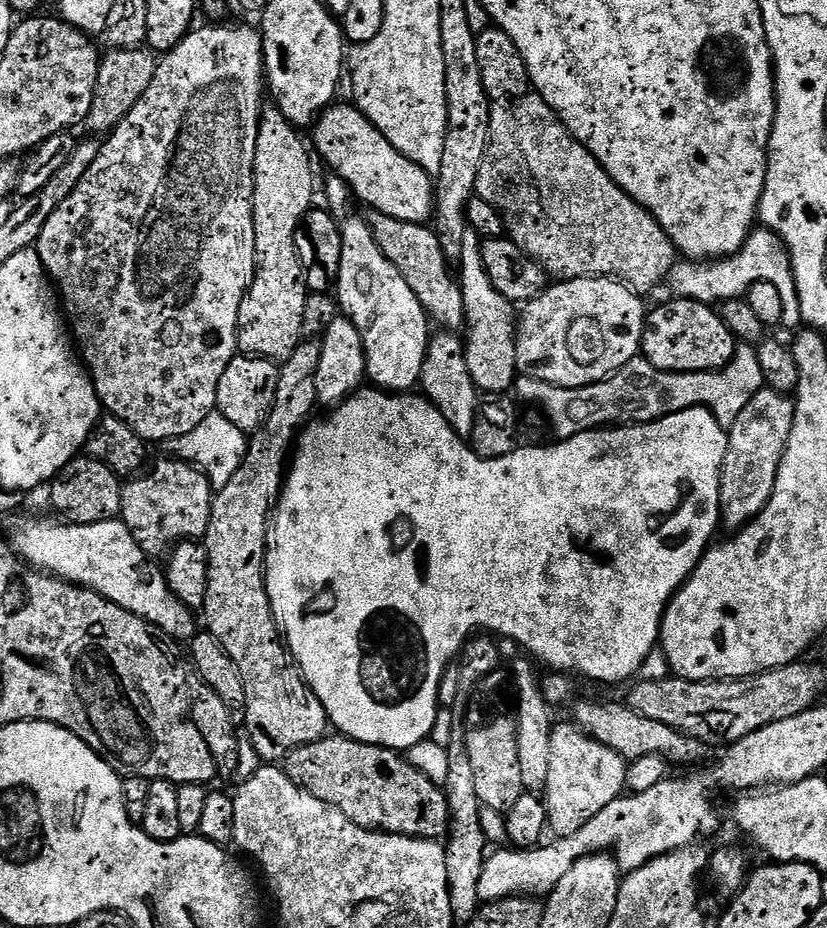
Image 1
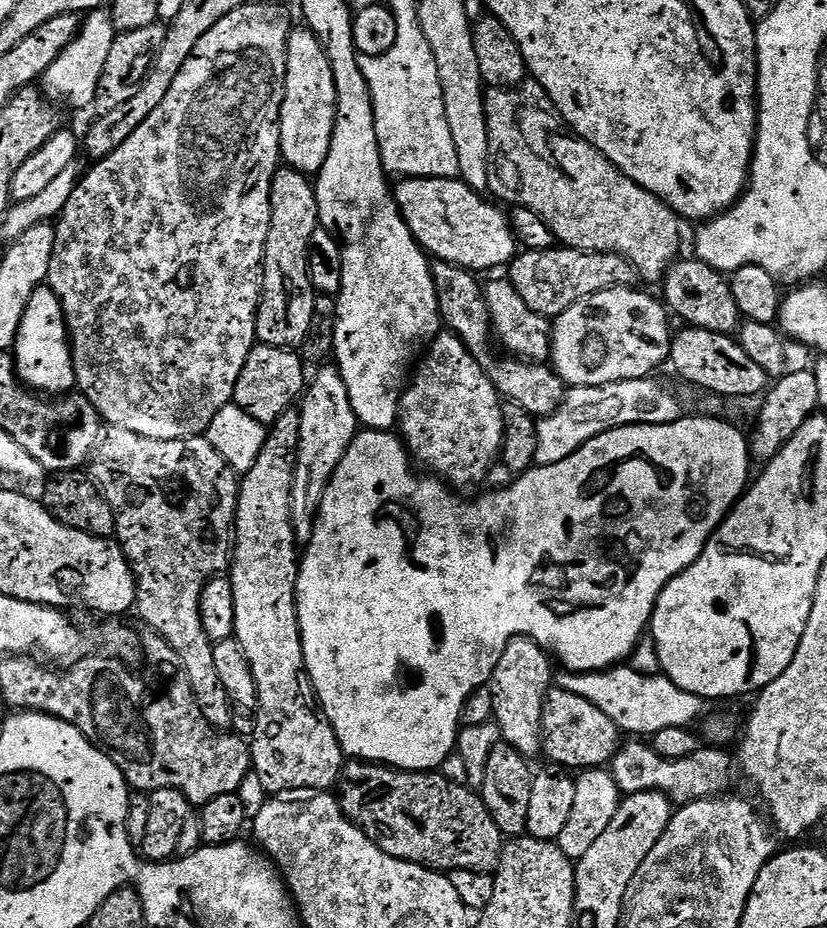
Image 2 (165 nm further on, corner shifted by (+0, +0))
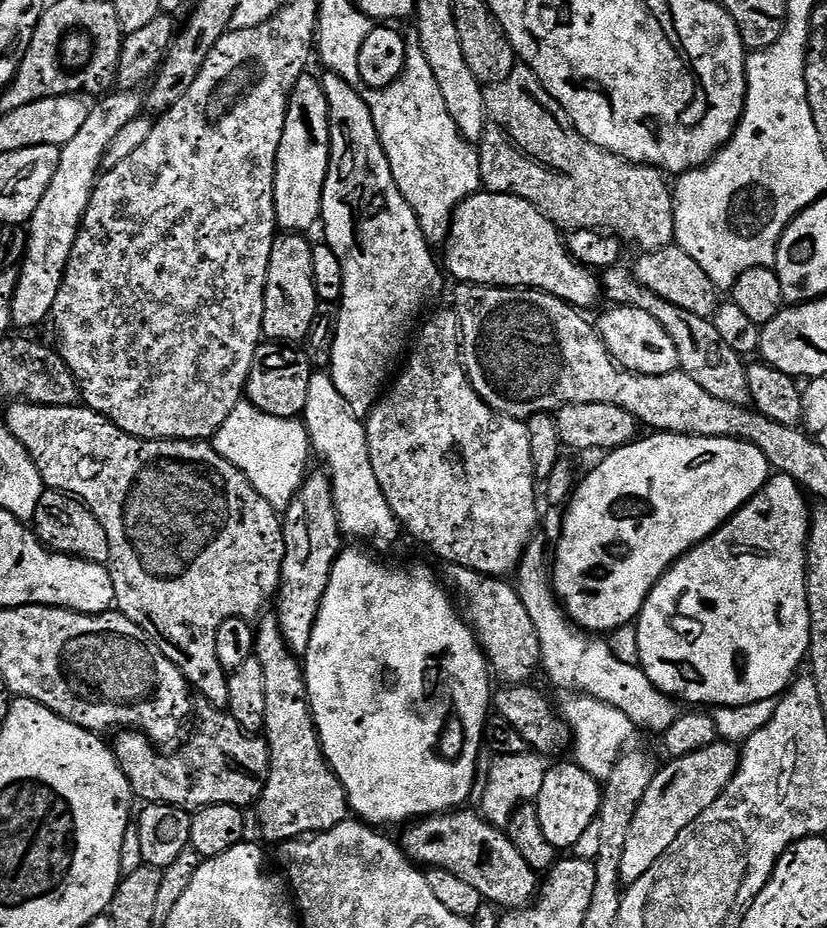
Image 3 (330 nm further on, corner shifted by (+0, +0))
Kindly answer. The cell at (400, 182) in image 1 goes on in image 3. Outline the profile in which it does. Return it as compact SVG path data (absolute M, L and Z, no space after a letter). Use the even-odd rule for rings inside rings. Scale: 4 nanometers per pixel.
M481 190L465 198L452 213L448 248L448 268L465 284L493 284L495 288L540 288L574 308L589 310L602 300L602 284L597 273L585 268L568 252L561 229L536 204L511 192Z

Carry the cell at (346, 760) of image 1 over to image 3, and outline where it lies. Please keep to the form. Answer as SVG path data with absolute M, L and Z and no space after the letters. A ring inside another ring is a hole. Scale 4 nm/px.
M453 810L450 812L437 812L435 816L425 816L409 823L404 832L402 847L409 860L420 866L433 866L436 868L446 868L458 874L487 903L495 904L504 910L515 910L521 906L527 905L529 901L537 895L538 892L538 872L518 854L518 846L510 842L507 831L503 828L497 828L489 820L485 820L479 811L464 812L468 810Z

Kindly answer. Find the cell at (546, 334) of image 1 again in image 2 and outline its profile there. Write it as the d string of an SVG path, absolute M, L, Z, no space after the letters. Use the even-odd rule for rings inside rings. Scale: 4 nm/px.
M614 287L576 302L555 317L552 327L550 364L563 383L570 388L593 388L618 381L647 379L671 355L672 330L668 328L665 305L656 297L638 292L635 287Z

